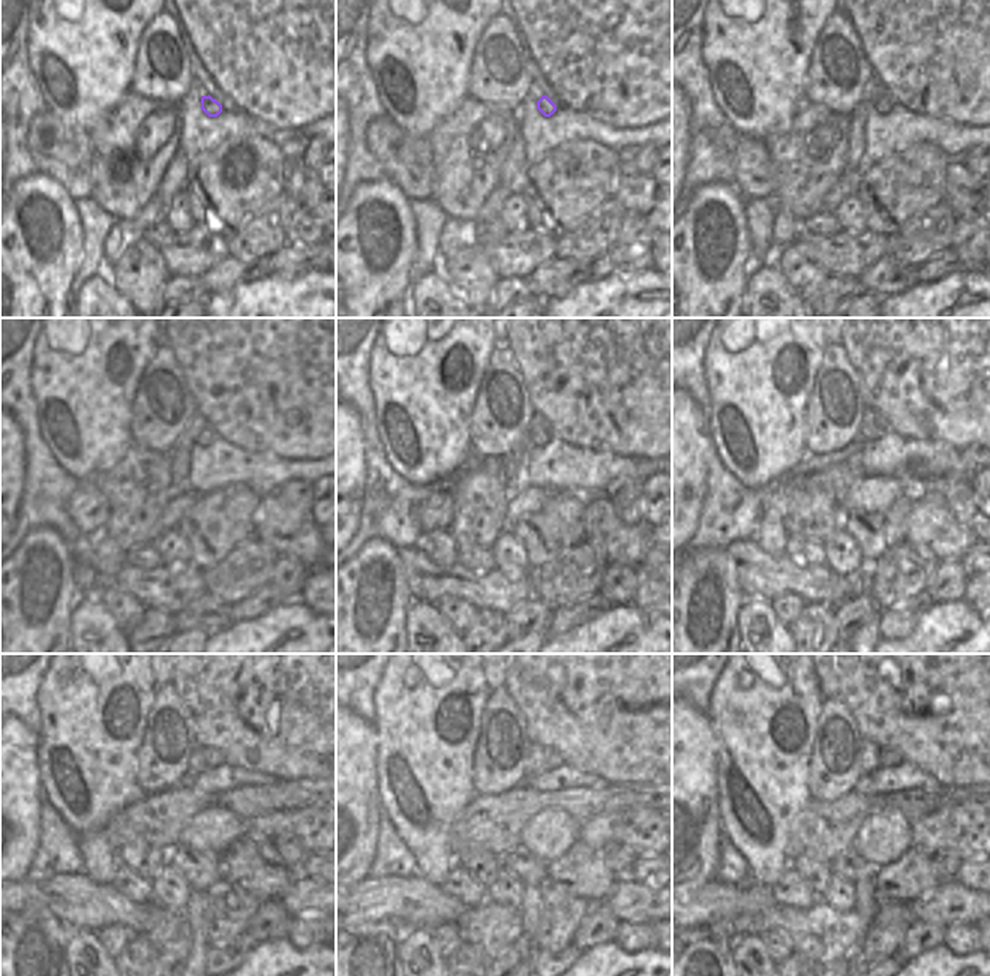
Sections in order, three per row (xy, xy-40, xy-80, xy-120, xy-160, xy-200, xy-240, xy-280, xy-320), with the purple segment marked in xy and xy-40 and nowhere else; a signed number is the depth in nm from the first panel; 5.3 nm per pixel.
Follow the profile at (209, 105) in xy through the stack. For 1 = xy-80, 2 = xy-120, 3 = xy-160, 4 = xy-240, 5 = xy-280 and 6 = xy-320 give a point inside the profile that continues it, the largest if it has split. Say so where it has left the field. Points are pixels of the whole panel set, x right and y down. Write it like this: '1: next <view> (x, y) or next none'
1: next xy-80 (882, 105)
2: next xy-120 (207, 437)
3: next xy-160 (540, 438)
4: next xy-240 (197, 765)
5: next xy-280 (533, 765)
6: next xy-320 (869, 751)

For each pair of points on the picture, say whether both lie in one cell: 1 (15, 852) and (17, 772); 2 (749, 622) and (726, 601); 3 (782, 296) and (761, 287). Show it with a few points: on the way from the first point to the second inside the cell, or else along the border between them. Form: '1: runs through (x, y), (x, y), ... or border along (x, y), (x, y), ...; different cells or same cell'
1: runs through (26, 832), (17, 819), (17, 792); same cell
2: border along (747, 597), (738, 610), (740, 637); different cells
3: runs through (777, 296), (771, 290), (765, 290); same cell

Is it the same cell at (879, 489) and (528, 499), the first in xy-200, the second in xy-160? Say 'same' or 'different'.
same

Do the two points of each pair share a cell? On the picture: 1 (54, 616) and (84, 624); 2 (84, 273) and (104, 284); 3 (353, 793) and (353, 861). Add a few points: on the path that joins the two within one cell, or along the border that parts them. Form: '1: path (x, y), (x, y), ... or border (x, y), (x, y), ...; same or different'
1: border (78, 600), (69, 619), (68, 637); different
2: border (104, 258), (98, 270), (74, 299); different
3: path (353, 810), (359, 823), (354, 844); same

